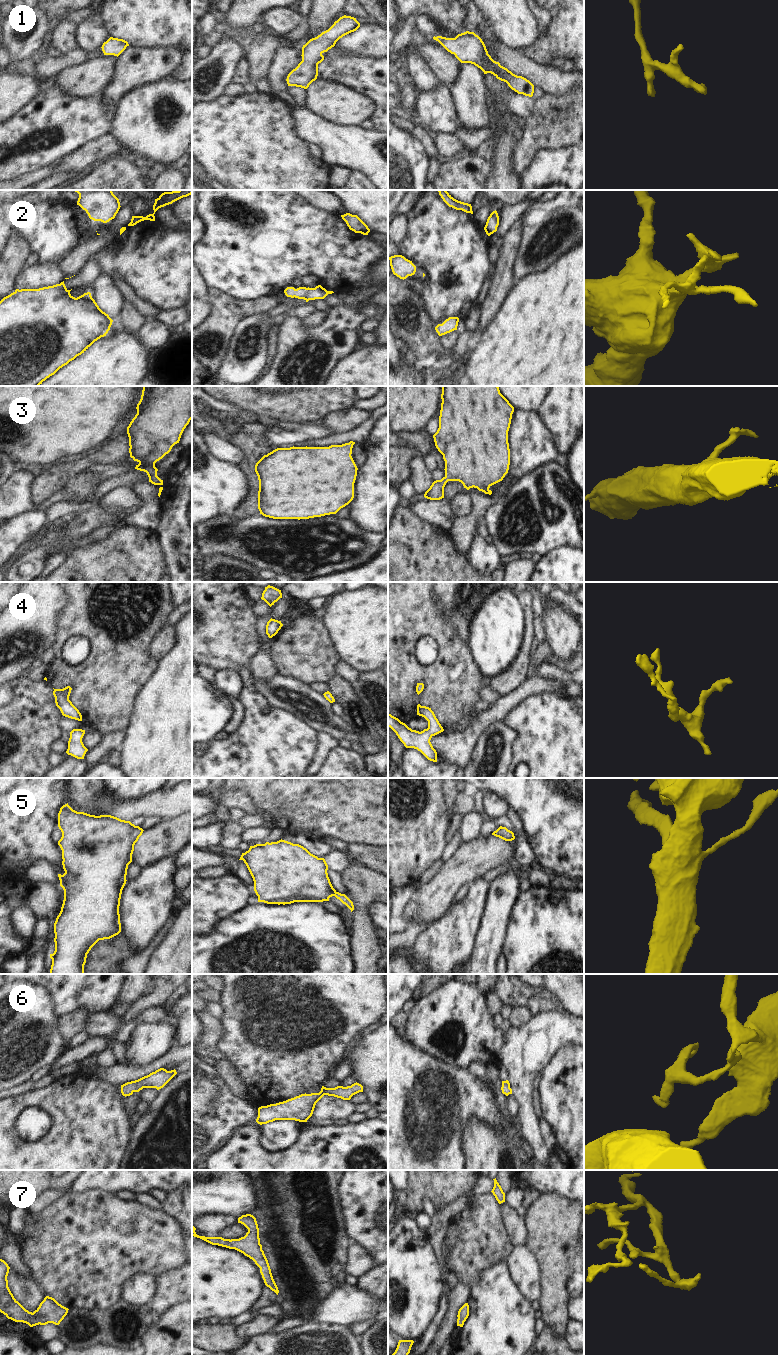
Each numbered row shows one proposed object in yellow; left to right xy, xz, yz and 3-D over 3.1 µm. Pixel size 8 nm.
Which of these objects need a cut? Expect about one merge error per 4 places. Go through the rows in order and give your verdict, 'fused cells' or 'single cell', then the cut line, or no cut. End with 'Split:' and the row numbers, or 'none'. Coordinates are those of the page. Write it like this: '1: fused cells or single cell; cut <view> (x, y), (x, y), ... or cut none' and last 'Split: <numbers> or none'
1: single cell; cut none
2: single cell; cut none
3: single cell; cut none
4: single cell; cut none
5: single cell; cut none
6: single cell; cut none
7: single cell; cut none
Split: none

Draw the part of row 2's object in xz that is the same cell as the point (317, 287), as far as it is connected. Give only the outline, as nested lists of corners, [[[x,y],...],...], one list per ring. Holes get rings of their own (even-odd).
[[[318,285],[315,288],[299,287],[295,289],[294,287],[287,287],[284,290],[284,293],[287,297],[304,299],[308,302],[309,300],[324,299],[328,294],[332,294],[334,292],[327,291],[321,285]]]

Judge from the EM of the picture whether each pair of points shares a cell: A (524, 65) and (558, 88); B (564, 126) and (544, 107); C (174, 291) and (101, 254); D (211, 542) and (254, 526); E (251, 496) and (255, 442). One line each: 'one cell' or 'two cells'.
A: one cell
B: one cell
C: one cell
D: one cell
E: one cell

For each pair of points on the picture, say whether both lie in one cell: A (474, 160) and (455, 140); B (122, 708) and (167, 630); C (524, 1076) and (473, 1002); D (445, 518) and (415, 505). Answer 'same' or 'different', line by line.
A: different
B: different
C: same
D: same

